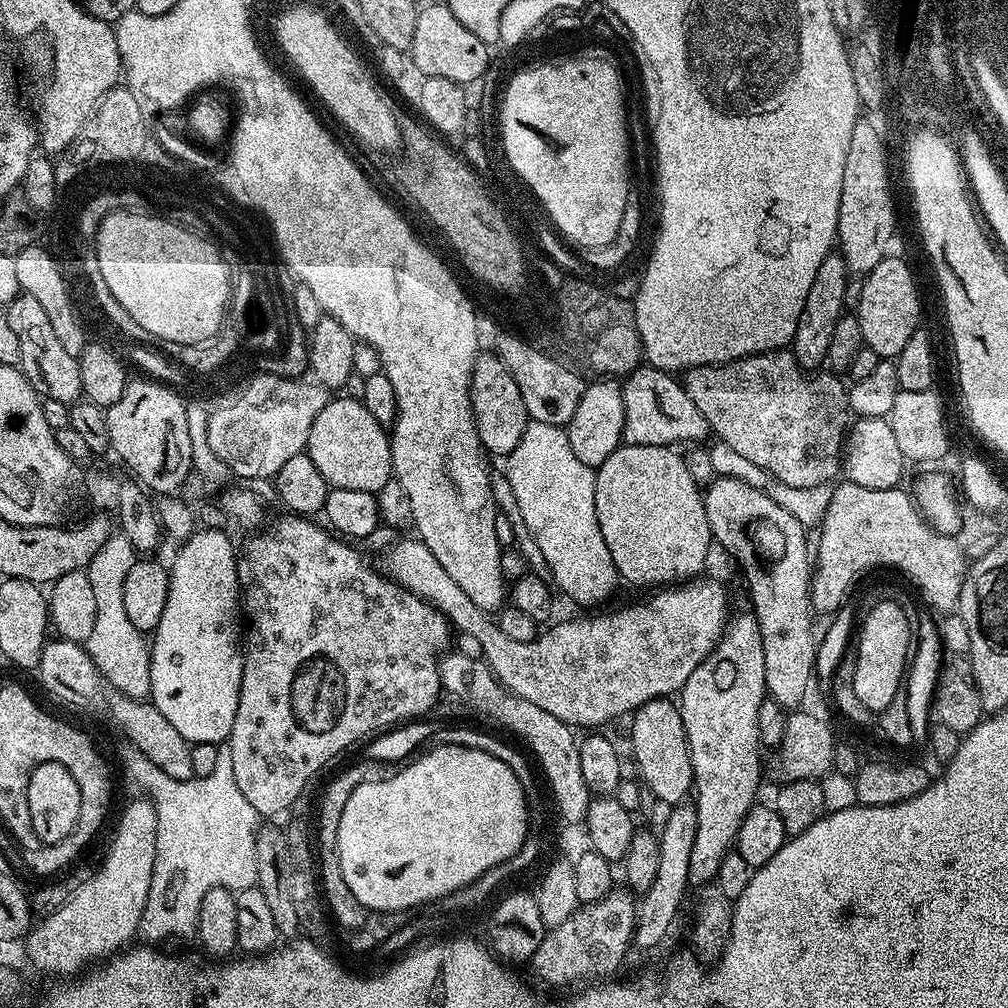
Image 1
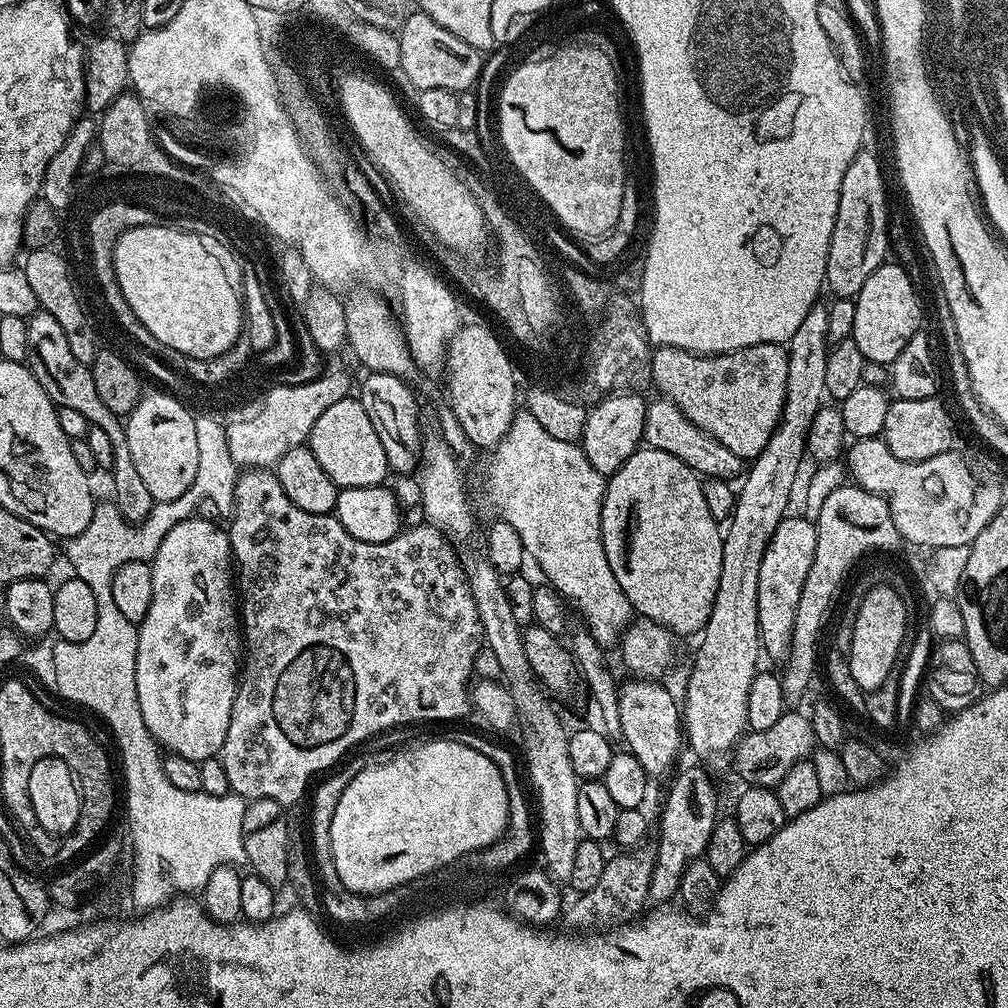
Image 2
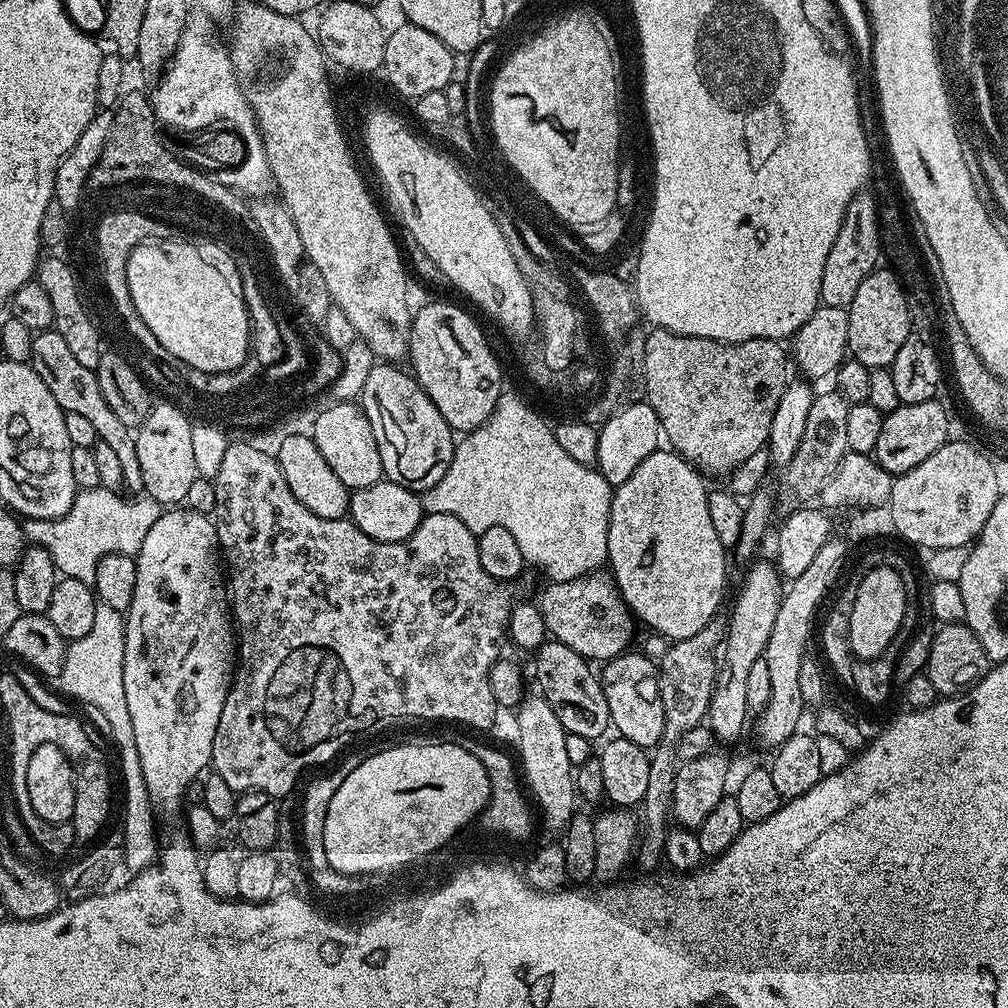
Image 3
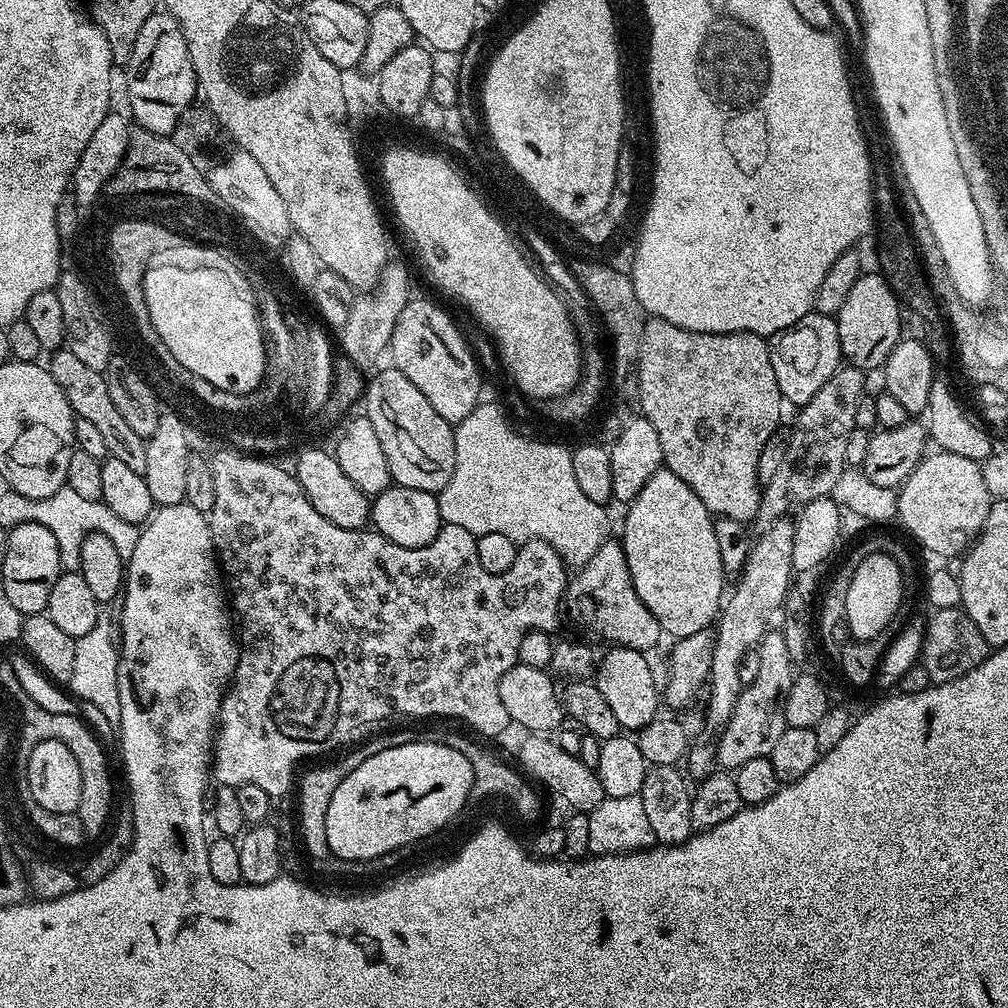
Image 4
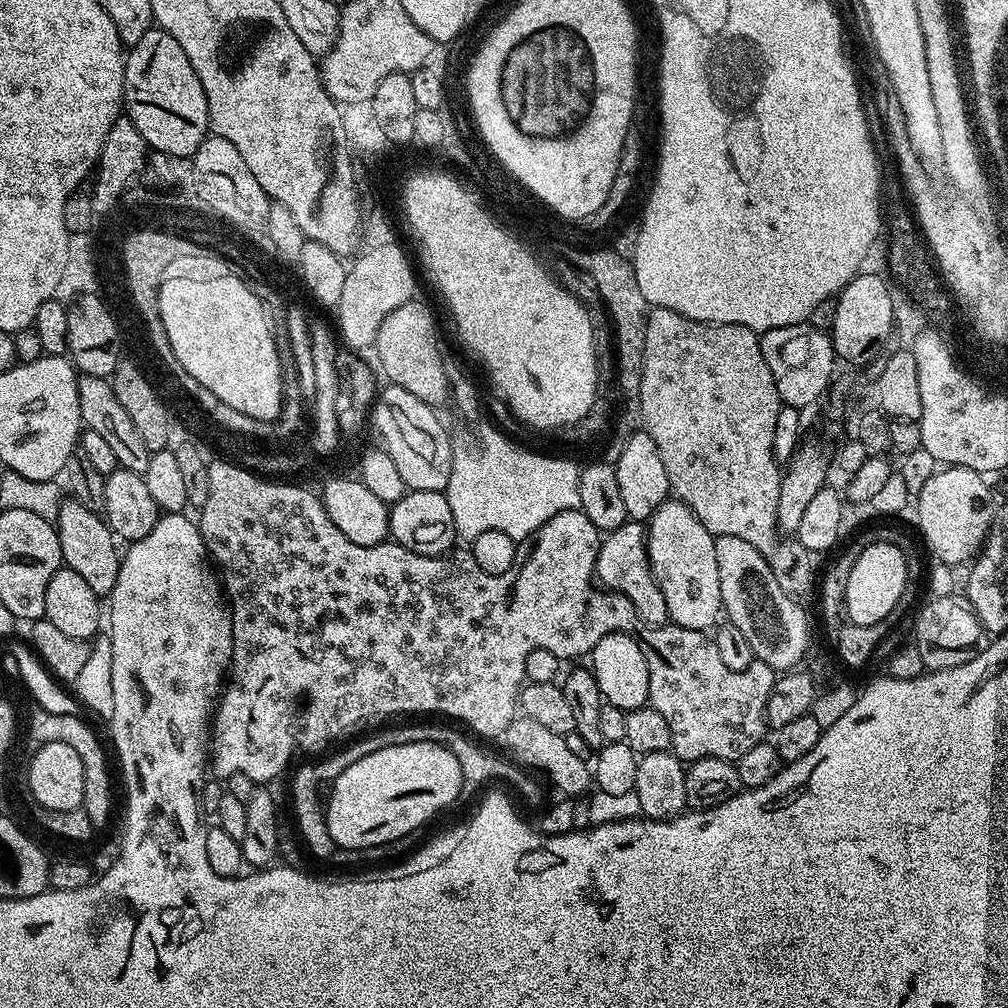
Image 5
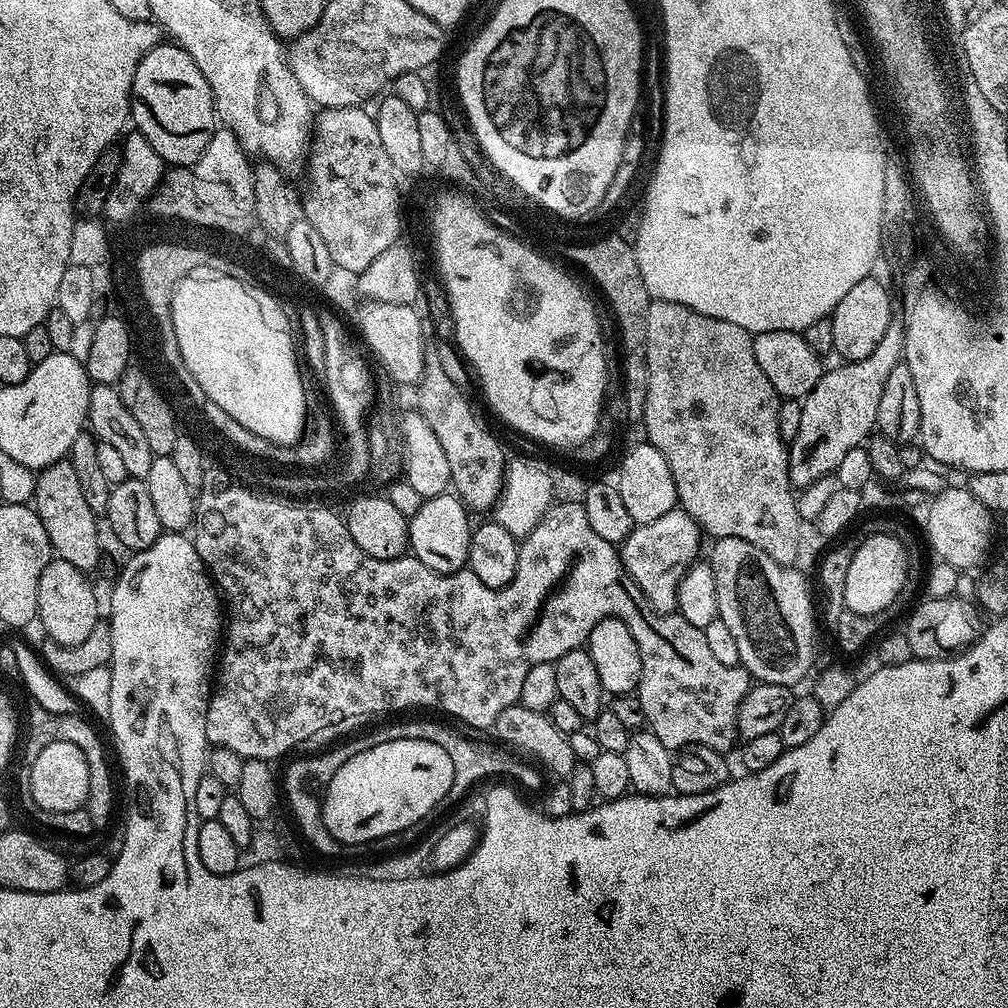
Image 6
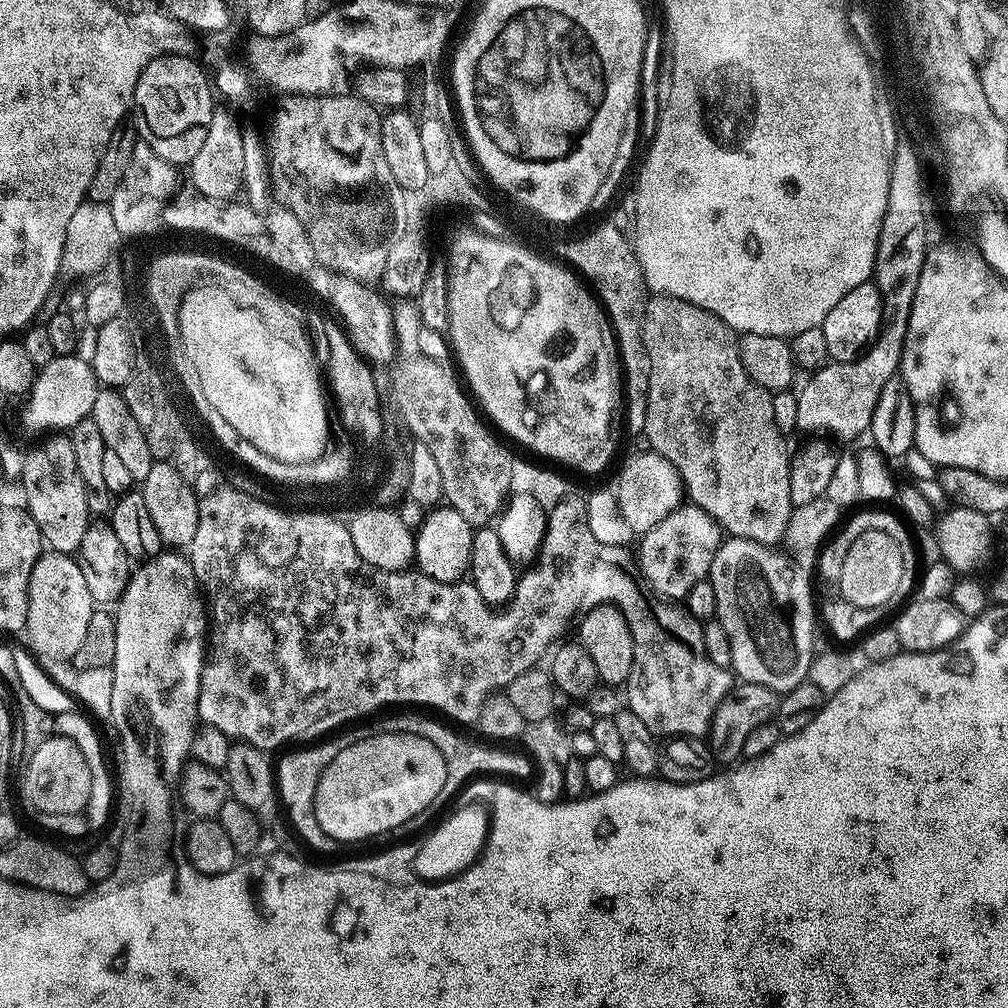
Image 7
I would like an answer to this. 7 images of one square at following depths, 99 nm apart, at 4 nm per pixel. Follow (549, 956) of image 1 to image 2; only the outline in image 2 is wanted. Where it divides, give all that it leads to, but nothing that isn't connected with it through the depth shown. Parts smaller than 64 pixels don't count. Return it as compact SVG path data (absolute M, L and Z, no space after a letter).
M642 844L618 854L620 855L606 860L602 877L596 886L577 895L569 908L567 905L562 920L572 927L569 929L580 932L608 930L633 921L645 909L649 901L650 878L653 877L656 851L651 845Z

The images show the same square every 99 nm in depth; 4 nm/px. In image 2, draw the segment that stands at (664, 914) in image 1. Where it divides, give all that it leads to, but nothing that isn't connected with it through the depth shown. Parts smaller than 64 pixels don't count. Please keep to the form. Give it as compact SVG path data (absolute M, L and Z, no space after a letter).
M684 768L678 772L671 777L672 785L668 788L668 797L660 812L660 837L654 841L656 861L653 877L650 878L648 899L656 906L667 905L671 901L668 899L679 893L686 866L692 860L703 857L718 819L716 788L712 785L711 778L700 768Z

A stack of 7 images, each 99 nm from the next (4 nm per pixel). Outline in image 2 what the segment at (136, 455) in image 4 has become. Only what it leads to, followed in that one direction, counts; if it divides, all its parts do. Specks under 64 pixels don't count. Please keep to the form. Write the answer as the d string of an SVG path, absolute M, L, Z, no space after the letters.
M38 310L34 315L27 317L27 322L28 359L26 363L28 369L32 371L34 378L38 378L42 390L46 390L46 394L57 408L70 406L70 410L79 410L86 417L91 427L106 430L107 436L110 438L110 446L116 448L114 465L114 473L116 472L115 506L130 523L141 524L150 514L154 501L150 490L146 490L146 486L142 483L138 469L134 467L130 445L126 443L124 420L109 410L106 407L106 402L102 402L102 397L98 395L98 390L94 386L94 374L91 367L78 362L78 358L74 358L74 353L70 351L70 345L66 343L66 334L57 320L51 314Z

